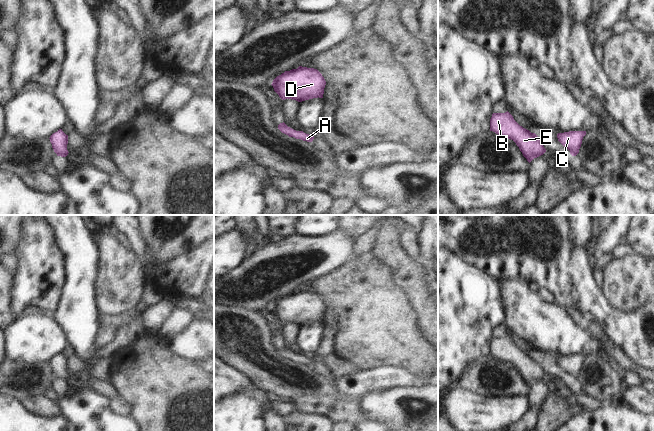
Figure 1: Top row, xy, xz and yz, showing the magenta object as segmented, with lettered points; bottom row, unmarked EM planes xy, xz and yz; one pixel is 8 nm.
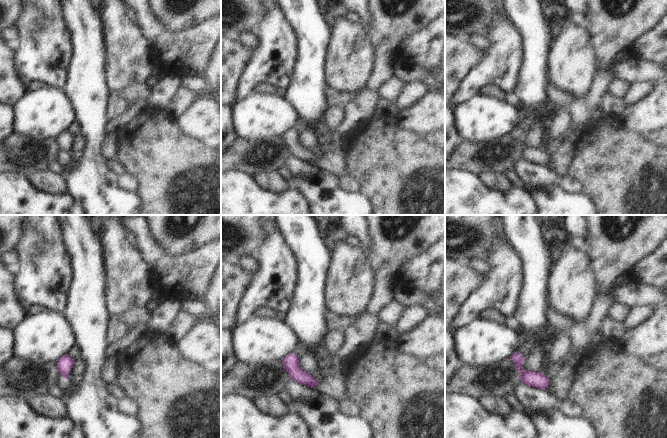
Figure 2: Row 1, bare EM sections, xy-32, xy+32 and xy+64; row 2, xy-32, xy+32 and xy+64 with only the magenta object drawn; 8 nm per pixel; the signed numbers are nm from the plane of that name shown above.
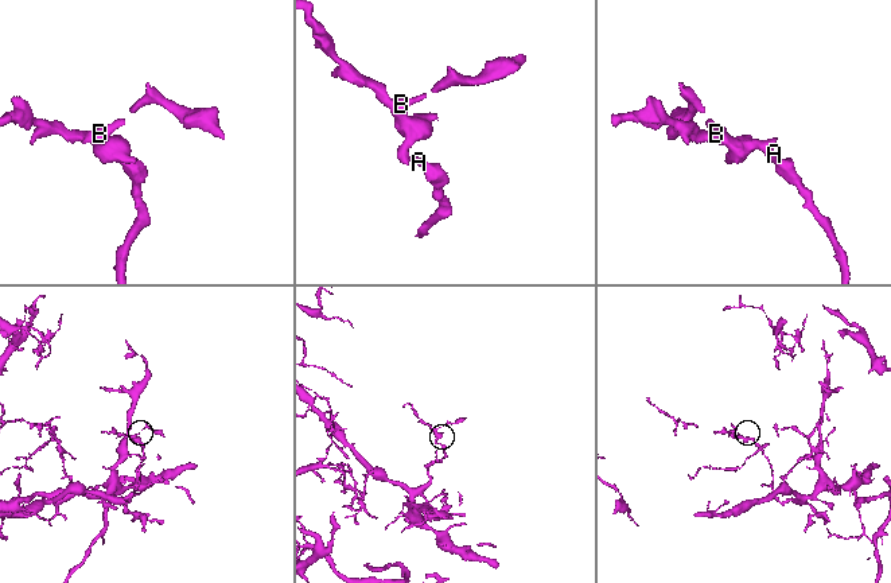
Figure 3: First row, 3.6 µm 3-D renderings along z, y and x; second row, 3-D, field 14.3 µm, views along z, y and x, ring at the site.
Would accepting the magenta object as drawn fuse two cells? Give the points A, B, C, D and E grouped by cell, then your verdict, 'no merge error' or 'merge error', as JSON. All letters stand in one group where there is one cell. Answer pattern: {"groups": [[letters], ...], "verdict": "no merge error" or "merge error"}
{"groups": [["A", "B", "C", "D", "E"]], "verdict": "no merge error"}

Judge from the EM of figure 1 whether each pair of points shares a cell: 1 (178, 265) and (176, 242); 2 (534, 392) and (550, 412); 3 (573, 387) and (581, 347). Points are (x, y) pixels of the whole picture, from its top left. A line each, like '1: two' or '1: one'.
1: two
2: two
3: two

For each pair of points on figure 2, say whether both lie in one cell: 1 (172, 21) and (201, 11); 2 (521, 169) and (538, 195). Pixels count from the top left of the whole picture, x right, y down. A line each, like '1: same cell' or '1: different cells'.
1: same cell
2: different cells

